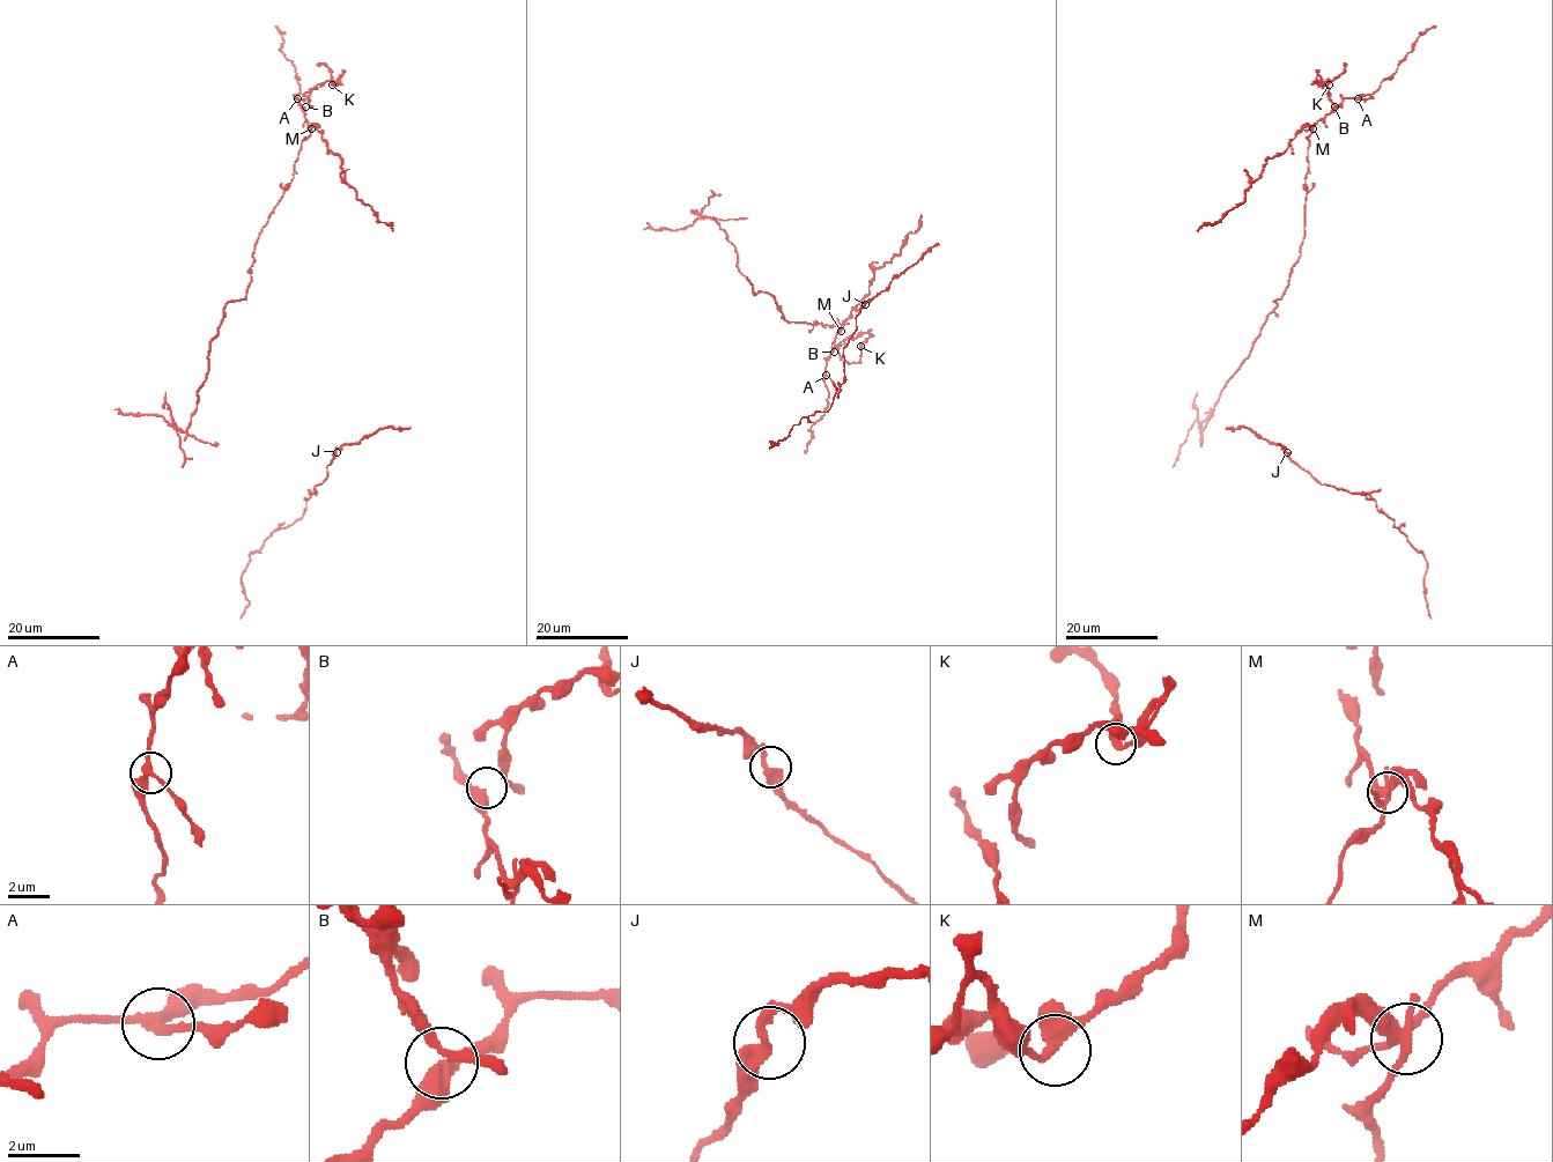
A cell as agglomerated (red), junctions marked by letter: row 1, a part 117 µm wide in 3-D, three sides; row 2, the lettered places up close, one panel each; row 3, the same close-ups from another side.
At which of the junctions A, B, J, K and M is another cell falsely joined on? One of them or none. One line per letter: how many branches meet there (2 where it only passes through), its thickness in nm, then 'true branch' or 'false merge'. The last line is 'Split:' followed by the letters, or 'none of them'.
A: 3 branches meet; 320 nm thick; true branch
B: 4 branches meet; 340 nm thick; true branch
J: 2 branches meet; 400 nm thick; true branch
K: 3 branches meet; 360 nm thick; true branch
M: 4 branches meet; 320 nm thick; false merge
Split: M

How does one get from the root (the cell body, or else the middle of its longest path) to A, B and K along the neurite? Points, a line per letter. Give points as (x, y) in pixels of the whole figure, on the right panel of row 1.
A: (1226, 385), (1249, 355), (1301, 254), (1313, 127), (1345, 98), (1358, 98)
B: (1226, 385), (1249, 355), (1301, 254), (1309, 135), (1335, 106)
K: (1226, 385), (1249, 355), (1301, 254), (1309, 135), (1335, 106), (1316, 78), (1318, 75), (1329, 84)

